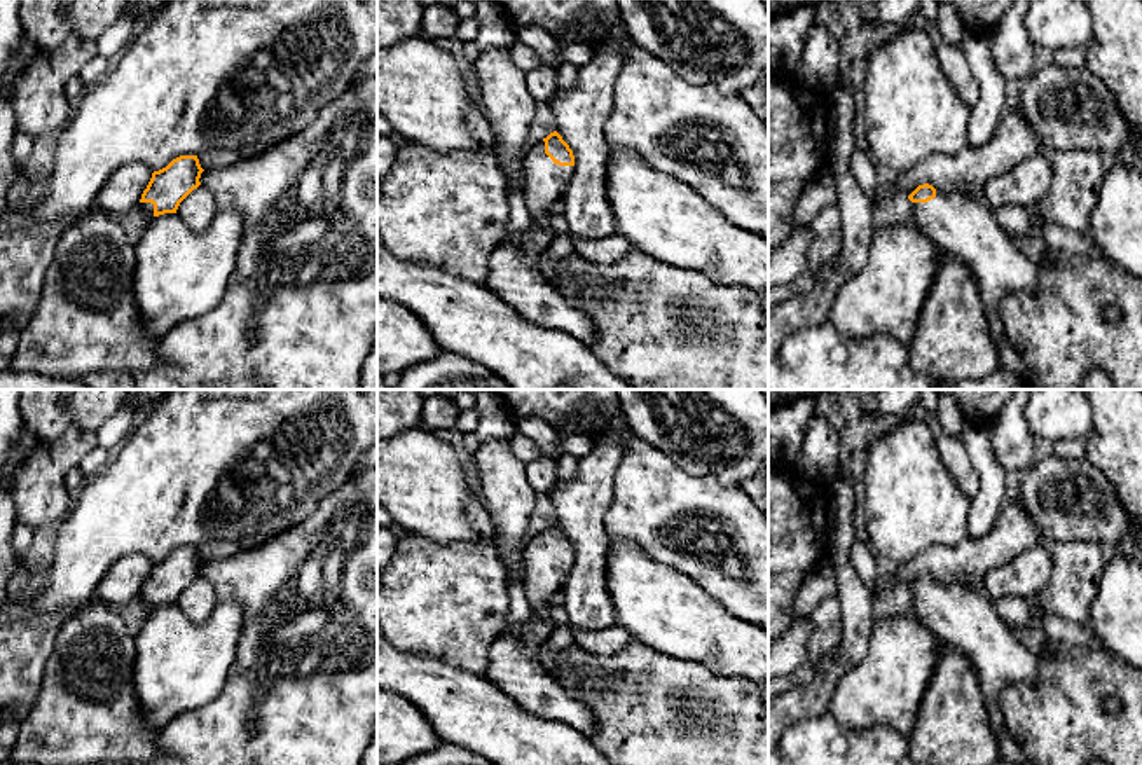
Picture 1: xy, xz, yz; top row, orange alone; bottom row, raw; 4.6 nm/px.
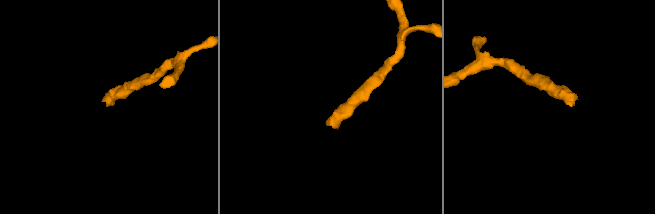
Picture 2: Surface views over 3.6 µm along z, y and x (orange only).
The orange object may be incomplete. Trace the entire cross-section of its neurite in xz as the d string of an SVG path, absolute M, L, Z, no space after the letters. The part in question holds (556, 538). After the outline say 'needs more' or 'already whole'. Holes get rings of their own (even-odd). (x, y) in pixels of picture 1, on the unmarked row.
M554 522L526 541L522 557L526 597L531 608L545 617L552 606L552 596L561 592L574 566L573 541Z; needs more

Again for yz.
M924 575L908 590L918 620L939 639L971 657L997 737L1006 730L999 695L1009 685L1037 683L1037 655L1008 629L995 613L994 601L981 589L943 583Z; needs more

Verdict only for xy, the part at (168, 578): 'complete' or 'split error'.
split error

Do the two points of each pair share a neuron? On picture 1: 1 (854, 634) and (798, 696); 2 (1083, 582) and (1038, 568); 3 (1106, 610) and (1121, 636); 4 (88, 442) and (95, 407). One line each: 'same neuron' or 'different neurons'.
1: same neuron
2: different neurons
3: same neuron
4: different neurons

